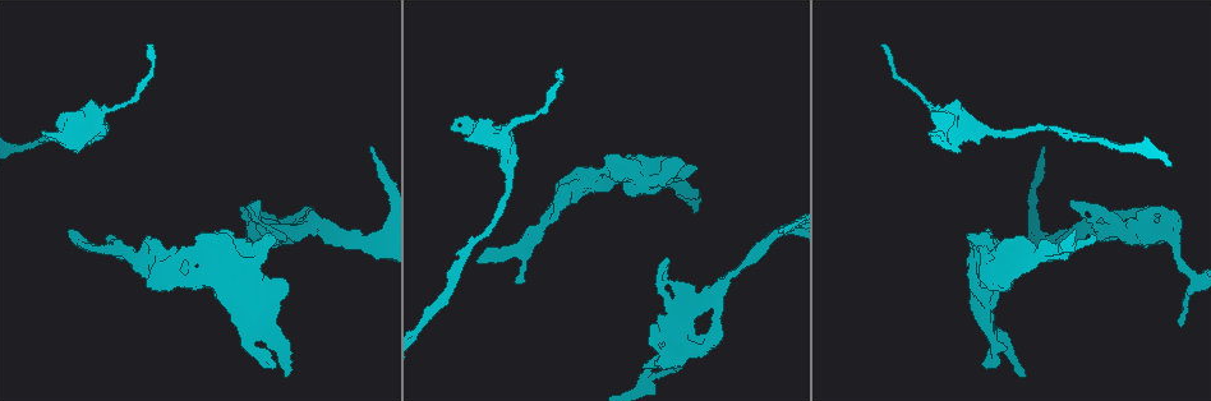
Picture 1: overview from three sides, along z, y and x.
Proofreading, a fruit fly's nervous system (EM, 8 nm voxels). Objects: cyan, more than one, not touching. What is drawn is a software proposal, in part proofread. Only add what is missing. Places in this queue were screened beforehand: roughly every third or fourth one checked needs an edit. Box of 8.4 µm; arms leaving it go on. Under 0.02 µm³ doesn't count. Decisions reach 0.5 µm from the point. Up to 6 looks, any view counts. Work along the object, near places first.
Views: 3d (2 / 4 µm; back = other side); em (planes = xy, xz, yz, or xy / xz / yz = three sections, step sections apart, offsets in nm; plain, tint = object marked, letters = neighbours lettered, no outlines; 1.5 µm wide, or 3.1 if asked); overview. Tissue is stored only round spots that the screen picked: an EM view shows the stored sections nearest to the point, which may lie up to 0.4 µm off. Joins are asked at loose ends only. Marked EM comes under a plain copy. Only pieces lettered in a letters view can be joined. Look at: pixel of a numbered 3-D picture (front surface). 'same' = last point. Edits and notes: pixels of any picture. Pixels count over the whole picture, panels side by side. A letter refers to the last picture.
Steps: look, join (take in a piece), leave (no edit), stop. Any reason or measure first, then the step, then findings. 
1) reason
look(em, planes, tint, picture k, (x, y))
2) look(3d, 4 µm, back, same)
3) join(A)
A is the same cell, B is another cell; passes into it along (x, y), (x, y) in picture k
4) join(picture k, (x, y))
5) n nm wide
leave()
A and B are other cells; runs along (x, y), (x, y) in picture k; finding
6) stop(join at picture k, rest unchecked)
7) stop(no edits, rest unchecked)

an open end
look(3d, 2 µm, picture 1, (680, 165))

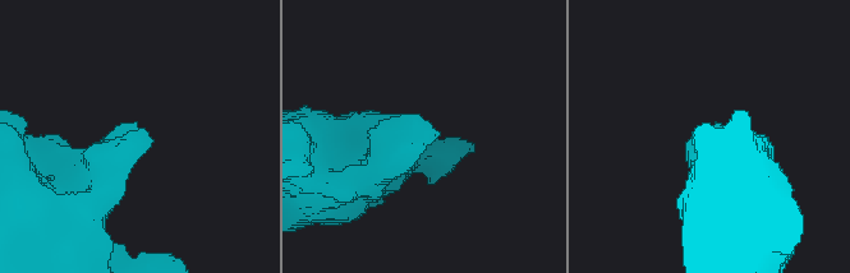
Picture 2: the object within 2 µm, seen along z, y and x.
now the EM
look(em, planes, letters, picture 2, (419, 145))

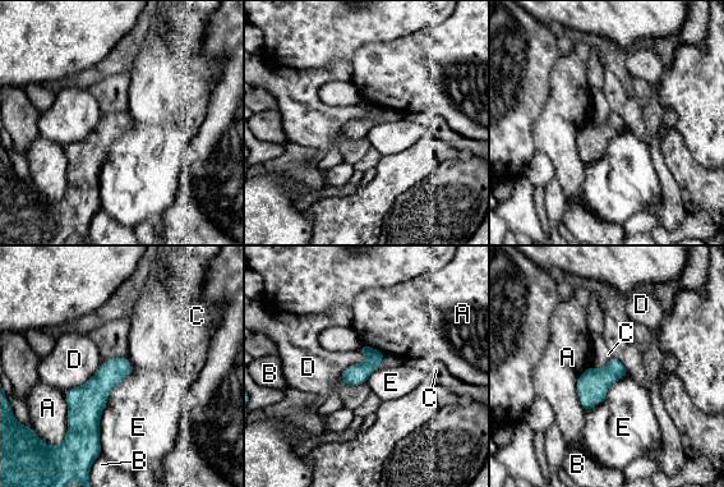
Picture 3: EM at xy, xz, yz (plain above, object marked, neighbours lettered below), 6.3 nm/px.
E touches over 600 nm
leave()
A, B, C, D and E are other cells; no lettered piece goes on from it

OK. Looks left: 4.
an open end
look(em, planes, letters, picture 1, (679, 370))

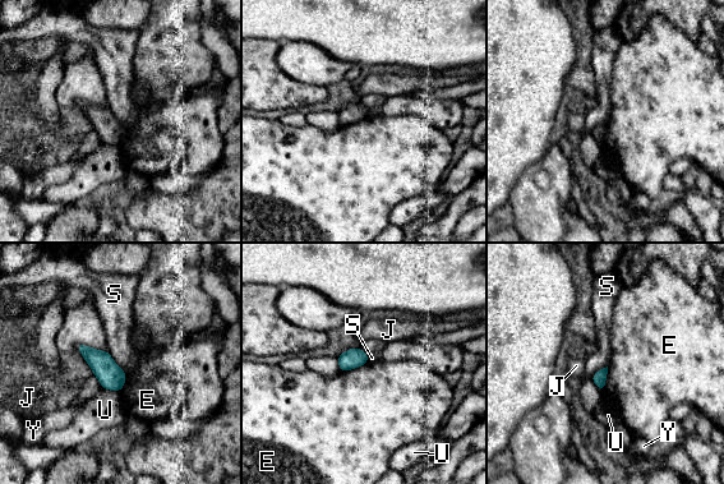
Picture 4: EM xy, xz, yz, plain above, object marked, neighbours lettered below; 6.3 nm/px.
leave()
E, J, S, U and Y are other cells; border along (368, 362), (341, 372) in picture 4; no lettered piece goes on from it

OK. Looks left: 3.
free end
look(3d, 4 µm, picture 1, (44, 132))

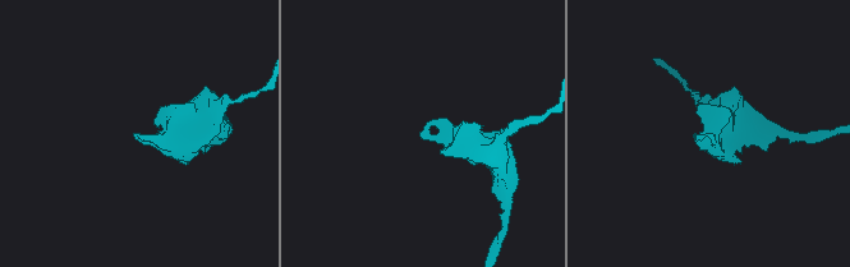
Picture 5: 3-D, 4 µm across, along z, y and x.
need the tissue
look(em, planes, tint, picture 5, (423, 133))

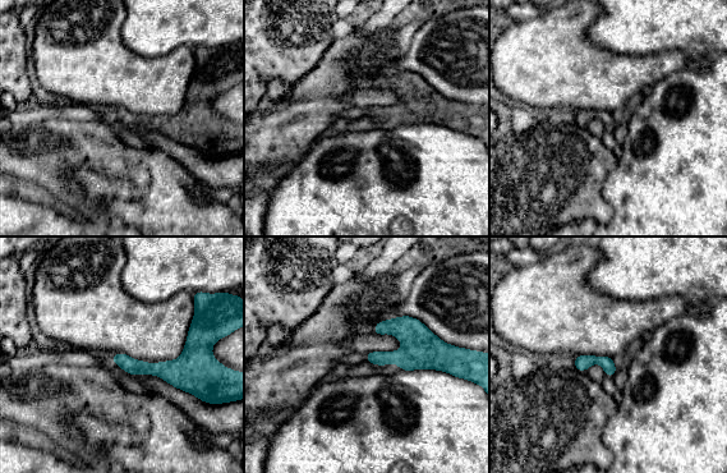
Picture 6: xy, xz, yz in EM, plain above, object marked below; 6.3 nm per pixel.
look(em, planes, letters, same)

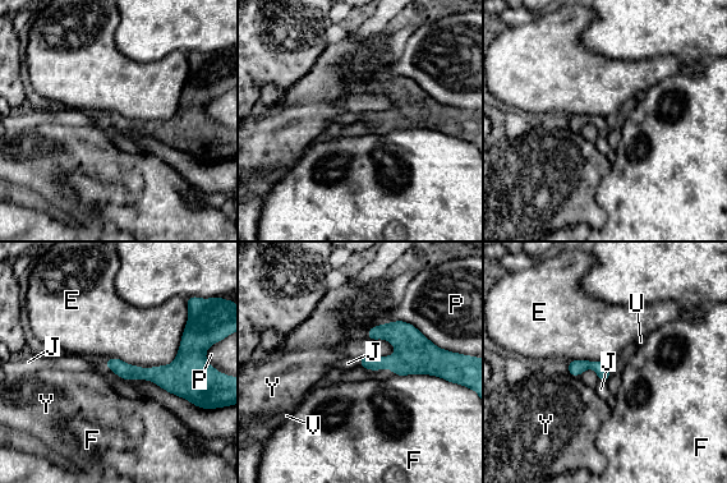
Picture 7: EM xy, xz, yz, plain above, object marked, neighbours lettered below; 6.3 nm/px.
leave()
E, F, J, P, U, V and Y are other cells; border along (189, 314), (170, 363), (105, 362) in picture 7; no lettered piece goes on from it

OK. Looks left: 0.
stop(no edits, rest unchecked)

